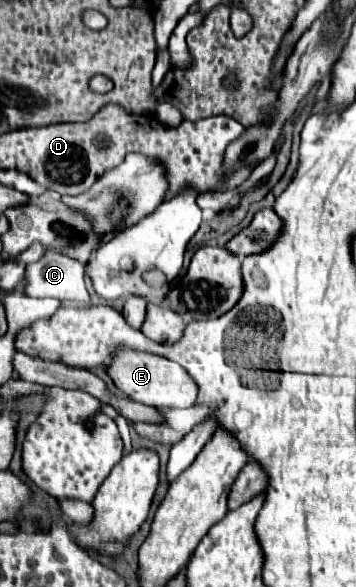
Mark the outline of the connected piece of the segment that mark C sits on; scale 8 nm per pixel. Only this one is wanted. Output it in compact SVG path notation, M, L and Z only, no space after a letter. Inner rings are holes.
M45 248L37 262L25 270L25 292L33 298L59 298L59 300L89 300L85 288L85 266L55 248Z

